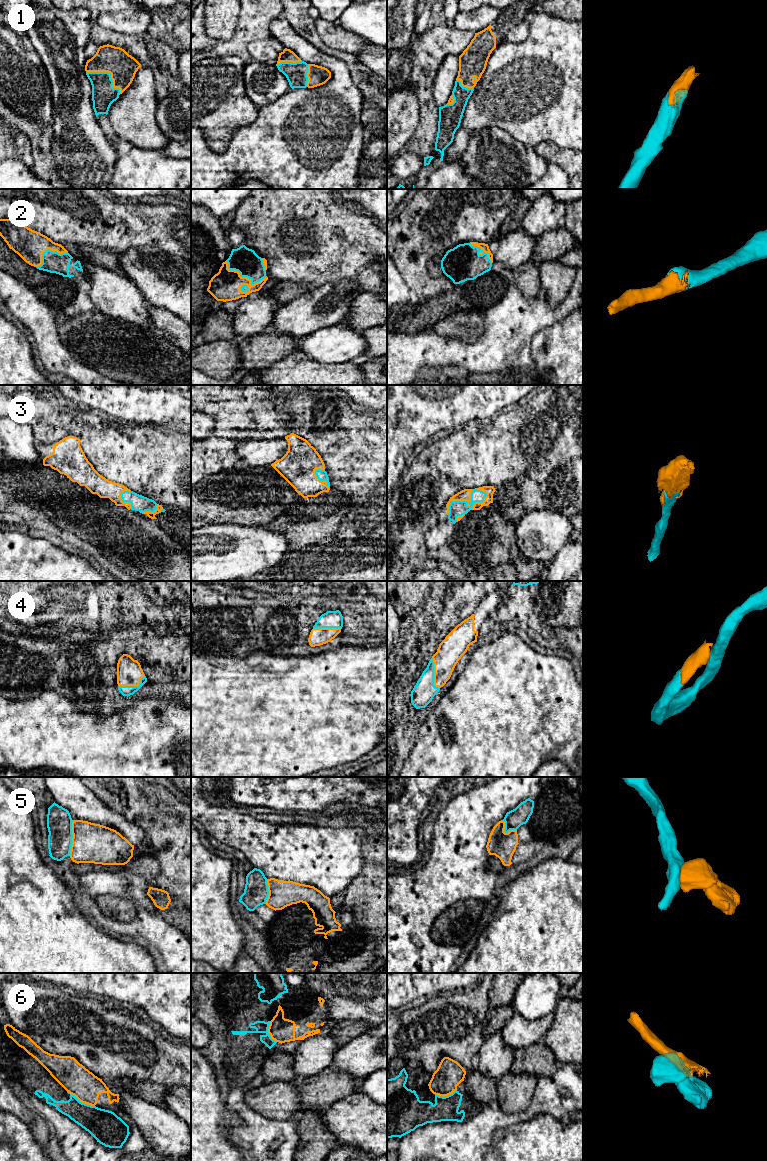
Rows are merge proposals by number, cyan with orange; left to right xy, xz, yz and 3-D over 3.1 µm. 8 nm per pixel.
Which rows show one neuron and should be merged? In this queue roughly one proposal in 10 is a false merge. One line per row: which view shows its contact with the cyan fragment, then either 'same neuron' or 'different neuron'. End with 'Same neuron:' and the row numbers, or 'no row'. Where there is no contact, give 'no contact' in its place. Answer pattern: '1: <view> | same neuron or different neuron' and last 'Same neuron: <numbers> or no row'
1: xy | same neuron
2: xz | same neuron
3: yz | same neuron
4: xy | same neuron
5: xy | different neuron
6: xy | different neuron
Same neuron: 1, 2, 3, 4

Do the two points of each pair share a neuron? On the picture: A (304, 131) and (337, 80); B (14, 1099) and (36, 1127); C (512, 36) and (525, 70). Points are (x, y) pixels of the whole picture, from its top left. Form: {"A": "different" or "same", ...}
{"A": "same", "B": "same", "C": "different"}

